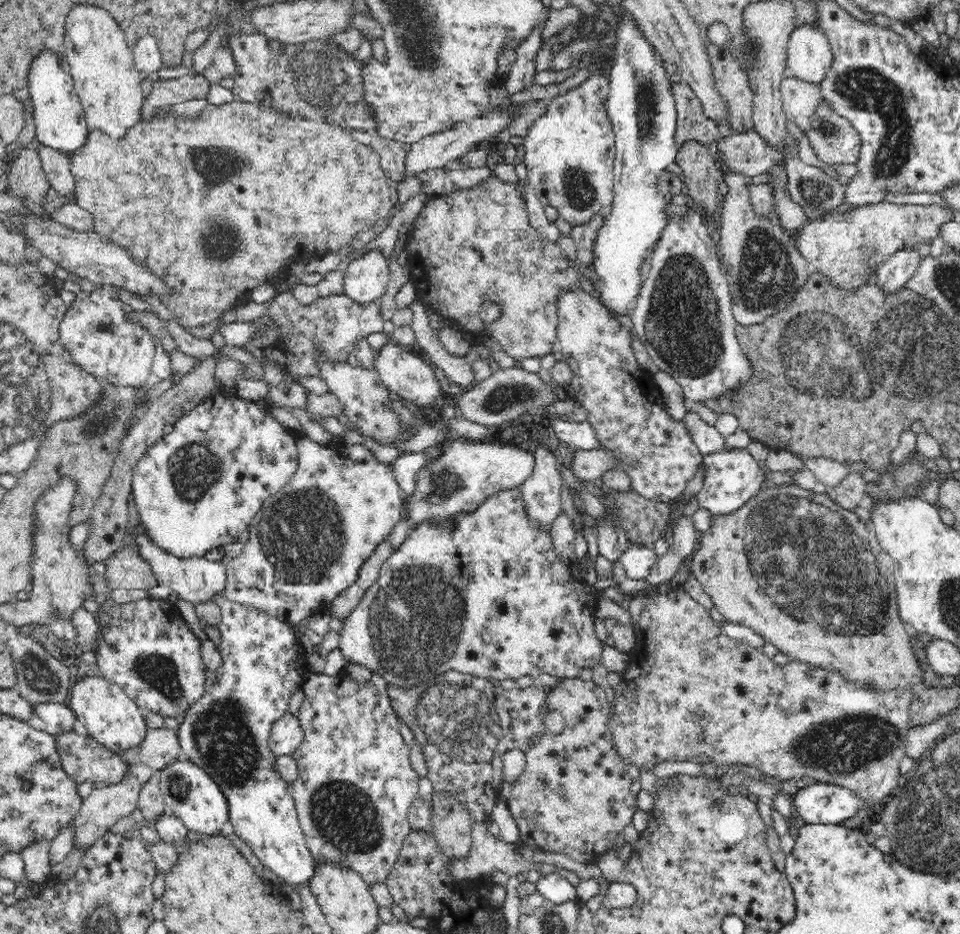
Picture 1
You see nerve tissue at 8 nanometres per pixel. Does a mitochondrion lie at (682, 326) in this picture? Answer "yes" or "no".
yes

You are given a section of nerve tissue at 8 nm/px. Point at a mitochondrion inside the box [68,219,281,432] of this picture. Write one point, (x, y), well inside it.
(105, 327)

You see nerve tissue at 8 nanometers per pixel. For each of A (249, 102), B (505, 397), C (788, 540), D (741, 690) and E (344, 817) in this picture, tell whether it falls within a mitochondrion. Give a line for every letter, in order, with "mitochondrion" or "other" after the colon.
A: other
B: mitochondrion
C: mitochondrion
D: other
E: mitochondrion

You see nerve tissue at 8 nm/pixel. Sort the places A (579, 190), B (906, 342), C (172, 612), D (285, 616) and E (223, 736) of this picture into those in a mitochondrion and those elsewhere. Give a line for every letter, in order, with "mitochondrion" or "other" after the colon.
A: mitochondrion
B: mitochondrion
C: other
D: other
E: mitochondrion

